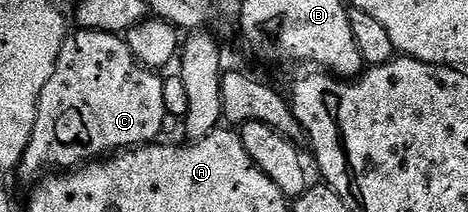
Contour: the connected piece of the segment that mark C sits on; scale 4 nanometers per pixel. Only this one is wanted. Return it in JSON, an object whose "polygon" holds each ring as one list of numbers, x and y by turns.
{"polygon":[[74,30,65,40,59,61,55,61,55,73,51,73,47,85,43,85,43,93,37,102,35,129,19,164,22,177,33,181,44,176,47,169,76,169,119,151,158,142,162,138,167,112,163,105,165,79,157,75,160,74,156,70,137,61,122,36]]}

